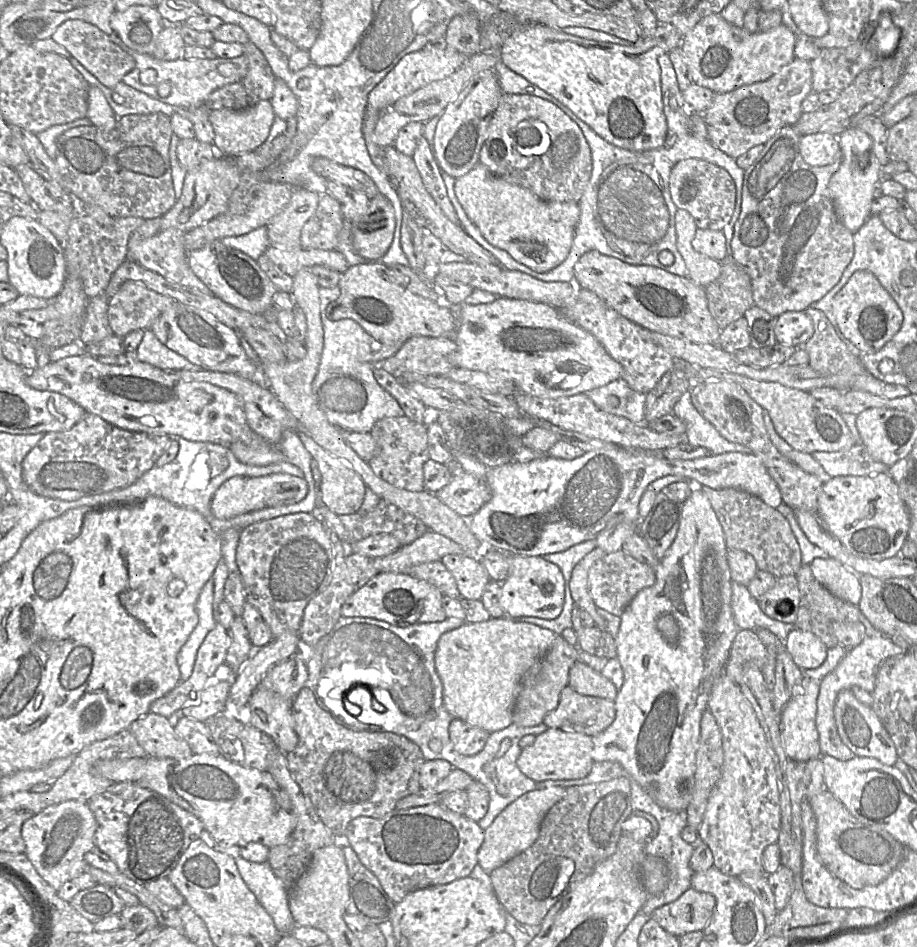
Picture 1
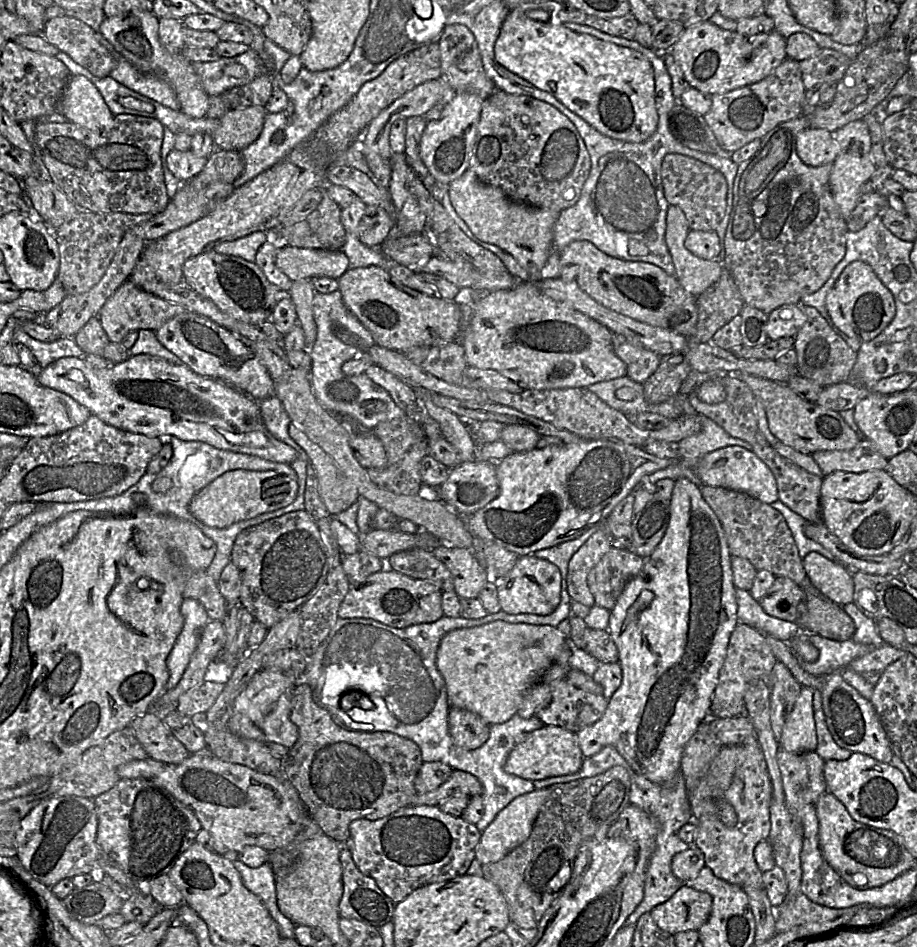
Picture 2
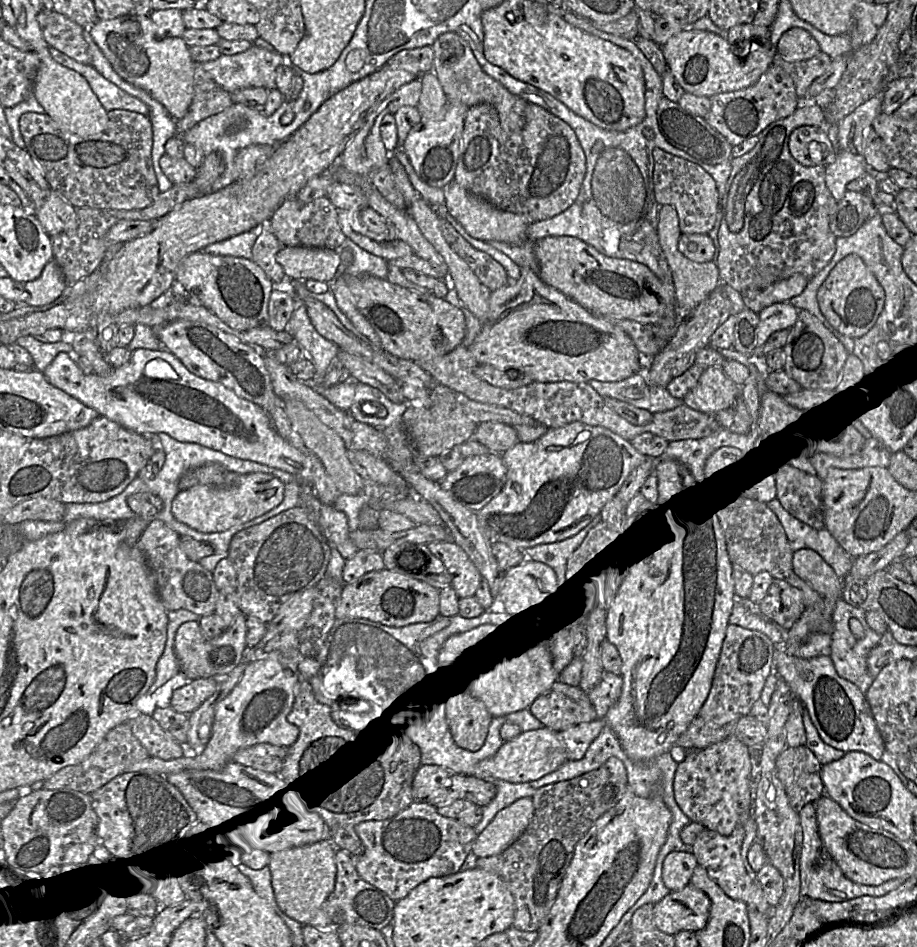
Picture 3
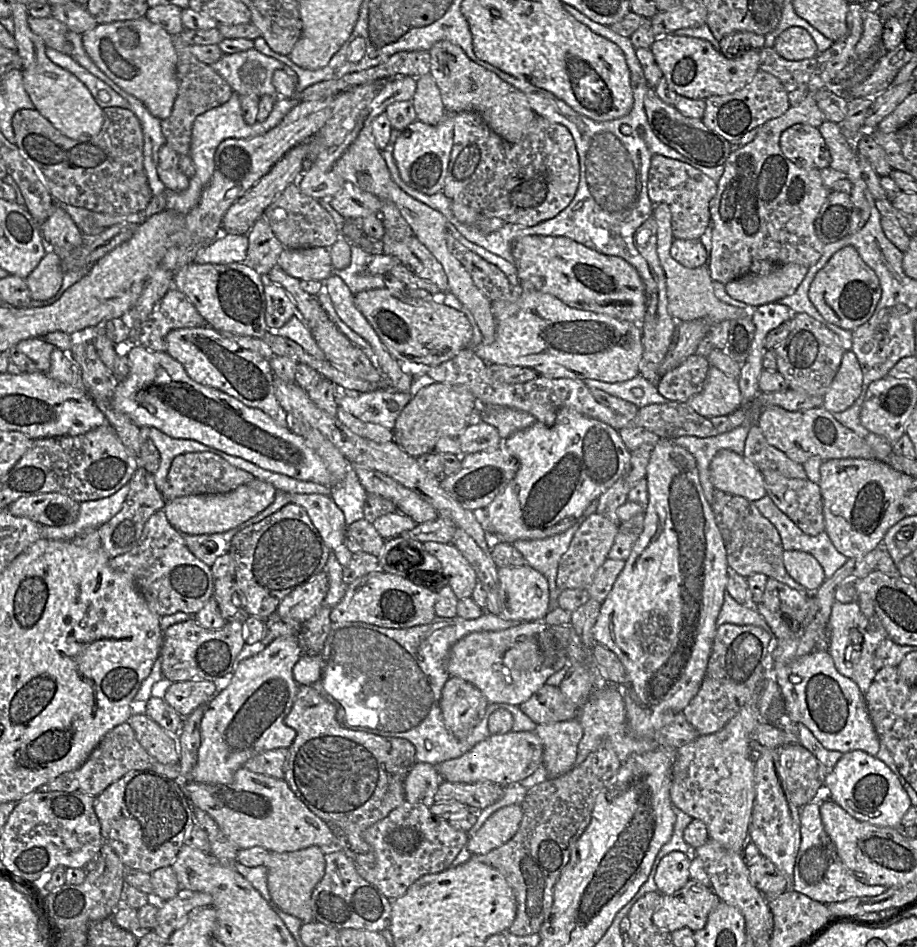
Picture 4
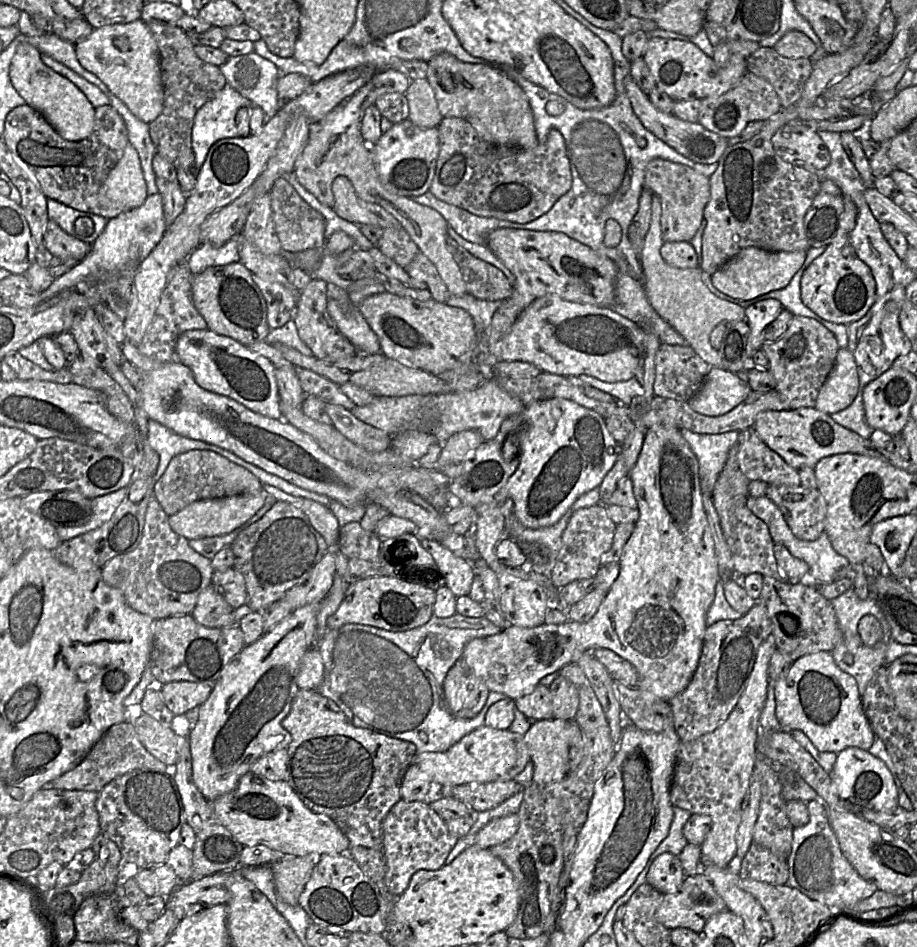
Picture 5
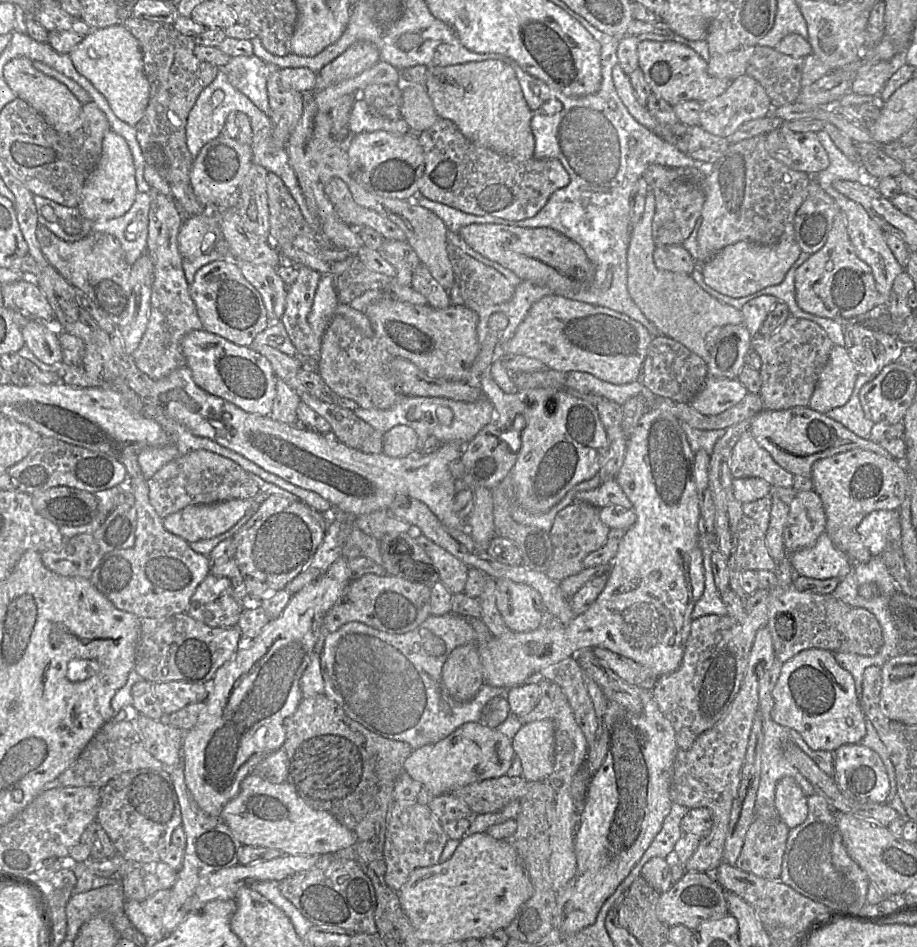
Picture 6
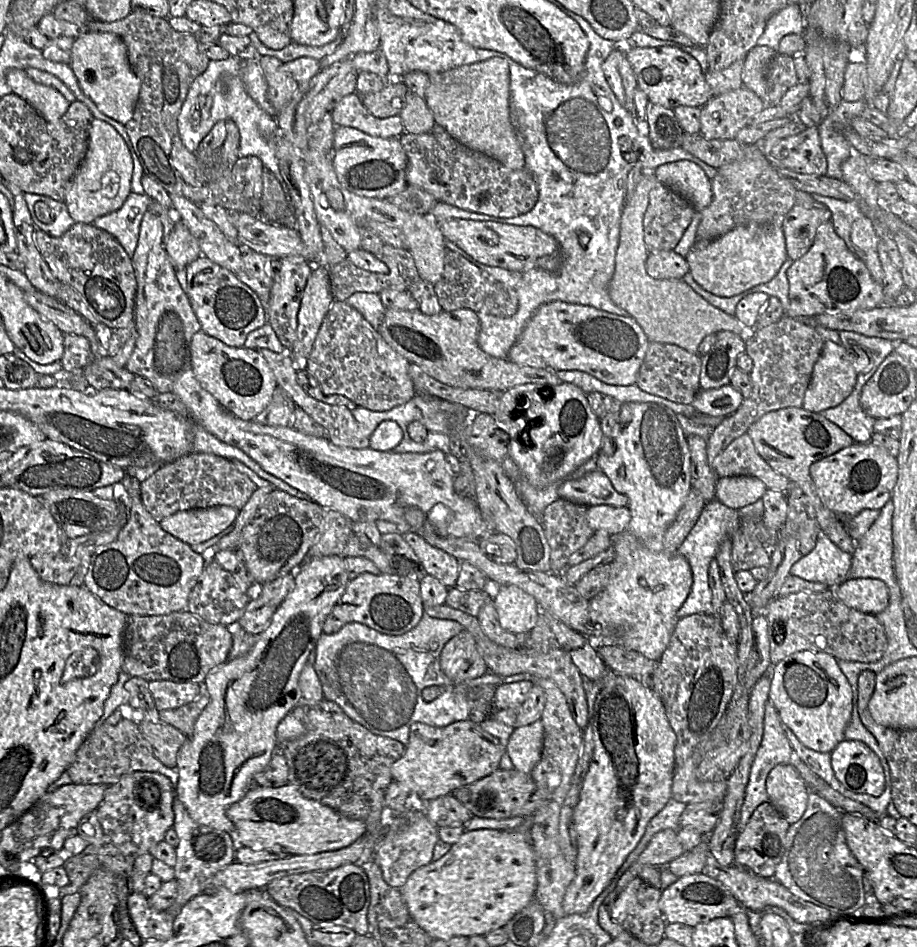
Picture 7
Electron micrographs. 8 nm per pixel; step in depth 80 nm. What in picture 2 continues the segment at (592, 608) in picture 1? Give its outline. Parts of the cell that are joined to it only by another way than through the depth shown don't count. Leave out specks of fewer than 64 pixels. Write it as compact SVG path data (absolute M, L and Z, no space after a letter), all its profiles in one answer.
M598 528L571 557L566 576L567 592L572 601L588 608L595 605L587 576L589 571L613 547L613 541L605 528Z

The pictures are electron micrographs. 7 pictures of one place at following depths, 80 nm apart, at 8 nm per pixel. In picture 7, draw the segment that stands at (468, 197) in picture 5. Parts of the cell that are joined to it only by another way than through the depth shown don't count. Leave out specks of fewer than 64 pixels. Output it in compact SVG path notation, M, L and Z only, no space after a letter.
M435 124L425 133L403 133L398 138L408 158L407 183L429 192L437 202L509 218L527 213L538 200L538 184L529 171L510 169L498 160L466 147L440 125Z

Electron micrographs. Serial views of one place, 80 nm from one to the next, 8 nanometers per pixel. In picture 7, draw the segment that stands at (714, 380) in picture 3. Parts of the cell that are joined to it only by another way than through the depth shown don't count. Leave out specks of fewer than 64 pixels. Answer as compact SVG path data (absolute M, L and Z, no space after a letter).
M731 384L707 390L700 389L691 405L699 413L726 417L732 414L742 403L743 395Z

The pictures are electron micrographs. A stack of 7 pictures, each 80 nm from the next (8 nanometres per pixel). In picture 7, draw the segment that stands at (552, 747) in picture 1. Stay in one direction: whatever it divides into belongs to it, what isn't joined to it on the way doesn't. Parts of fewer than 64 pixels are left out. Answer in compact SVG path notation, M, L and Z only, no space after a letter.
M471 720L434 727L416 722L410 727L403 756L392 766L393 781L405 785L411 794L423 801L451 794L455 789L473 783L499 768L505 753L498 739Z

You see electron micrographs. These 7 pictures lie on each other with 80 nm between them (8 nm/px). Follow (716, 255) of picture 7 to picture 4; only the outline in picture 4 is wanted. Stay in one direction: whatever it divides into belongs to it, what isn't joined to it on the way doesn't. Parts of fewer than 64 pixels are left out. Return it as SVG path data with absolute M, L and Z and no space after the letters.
M755 263L751 271L725 284L725 290L733 299L751 307L775 303L792 295L808 272L797 263Z

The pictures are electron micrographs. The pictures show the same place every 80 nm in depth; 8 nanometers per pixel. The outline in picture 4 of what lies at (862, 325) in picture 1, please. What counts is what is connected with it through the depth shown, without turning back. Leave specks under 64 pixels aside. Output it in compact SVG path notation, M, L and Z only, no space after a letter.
M851 245L831 256L816 273L808 291L810 301L825 320L851 332L872 316L880 296L878 277Z

